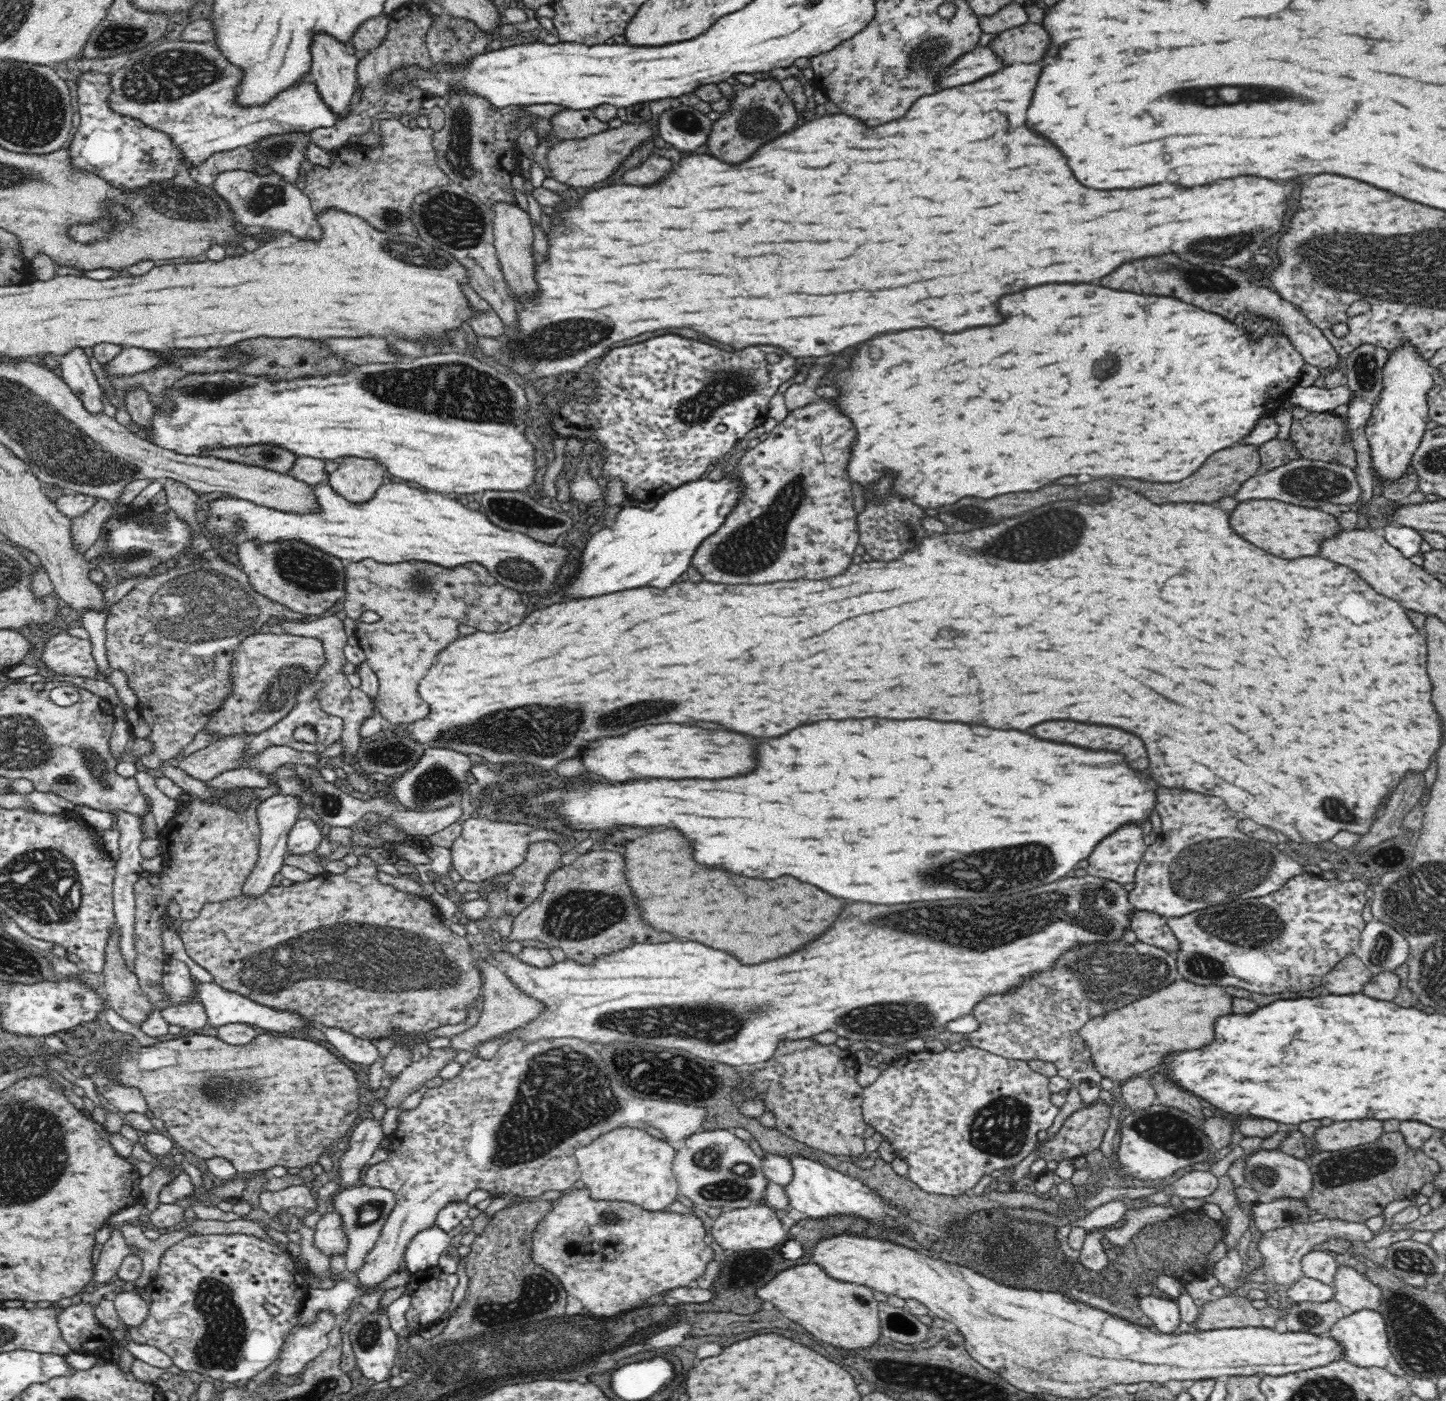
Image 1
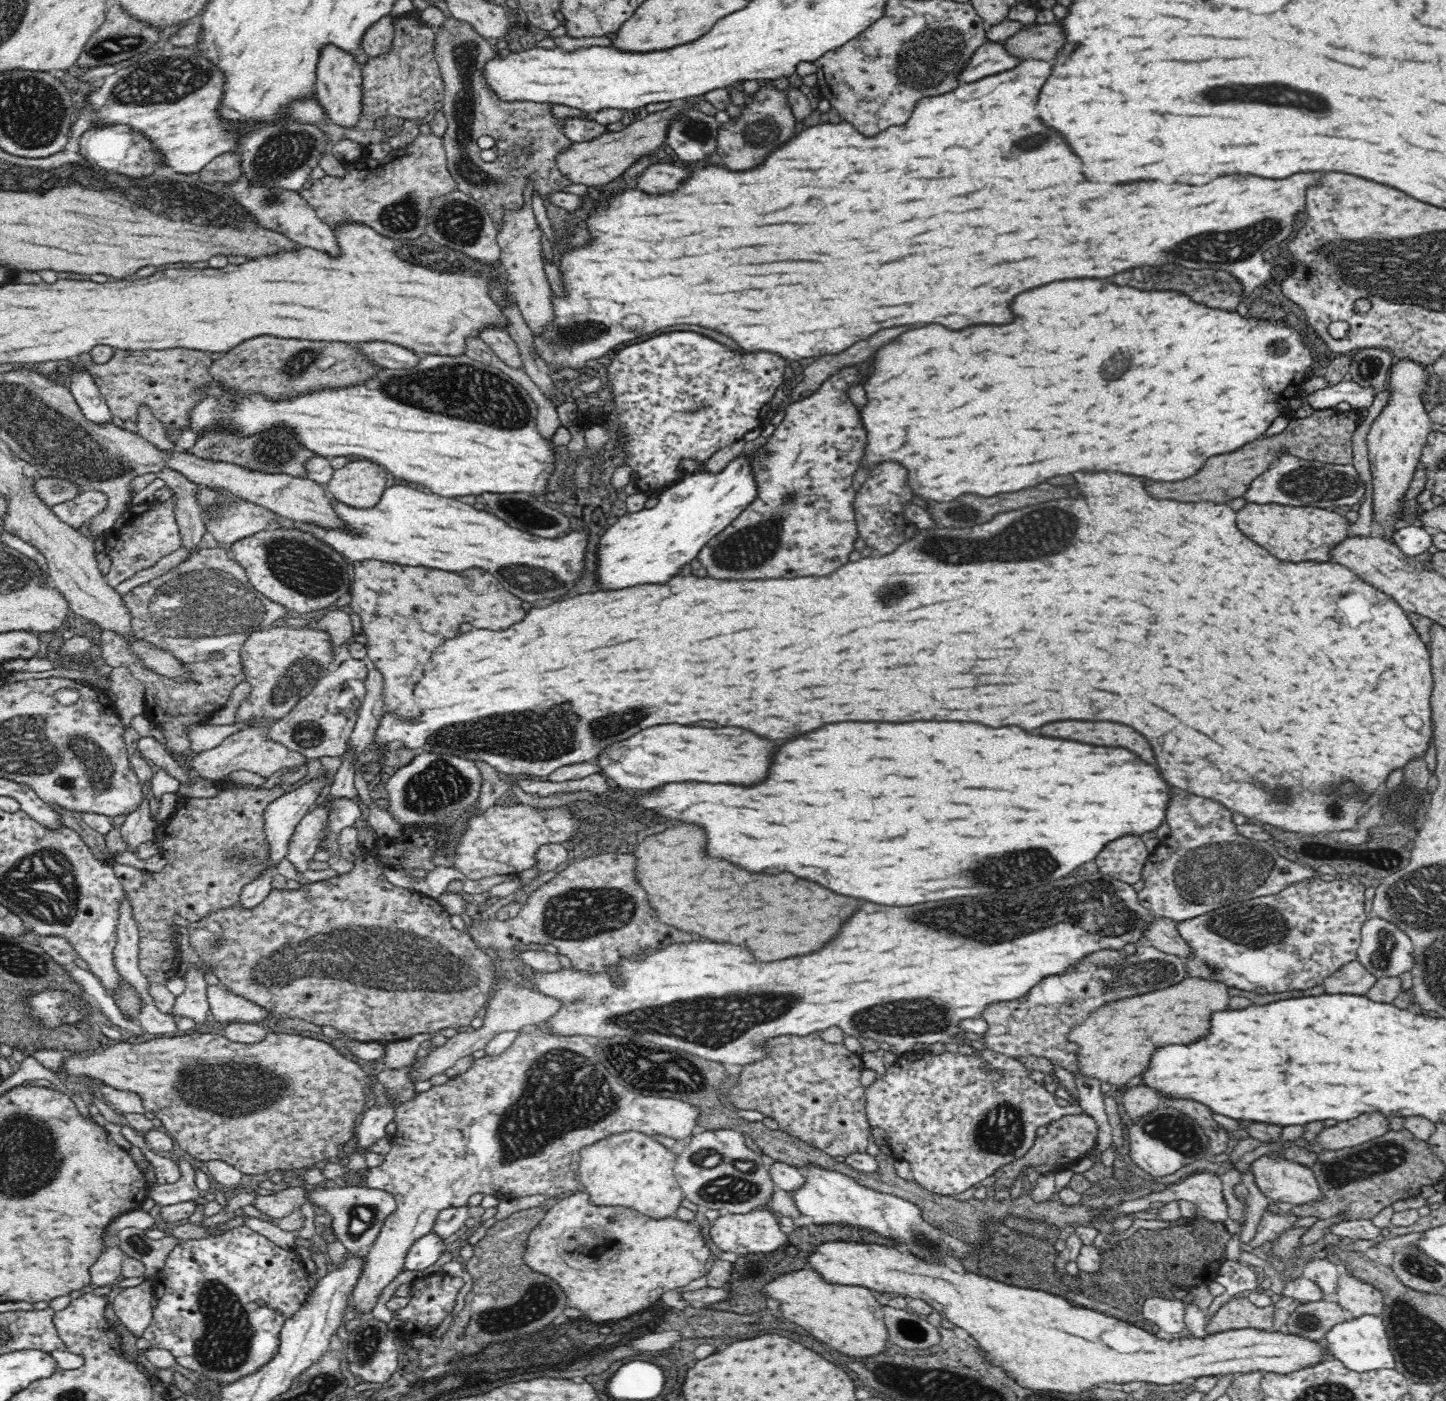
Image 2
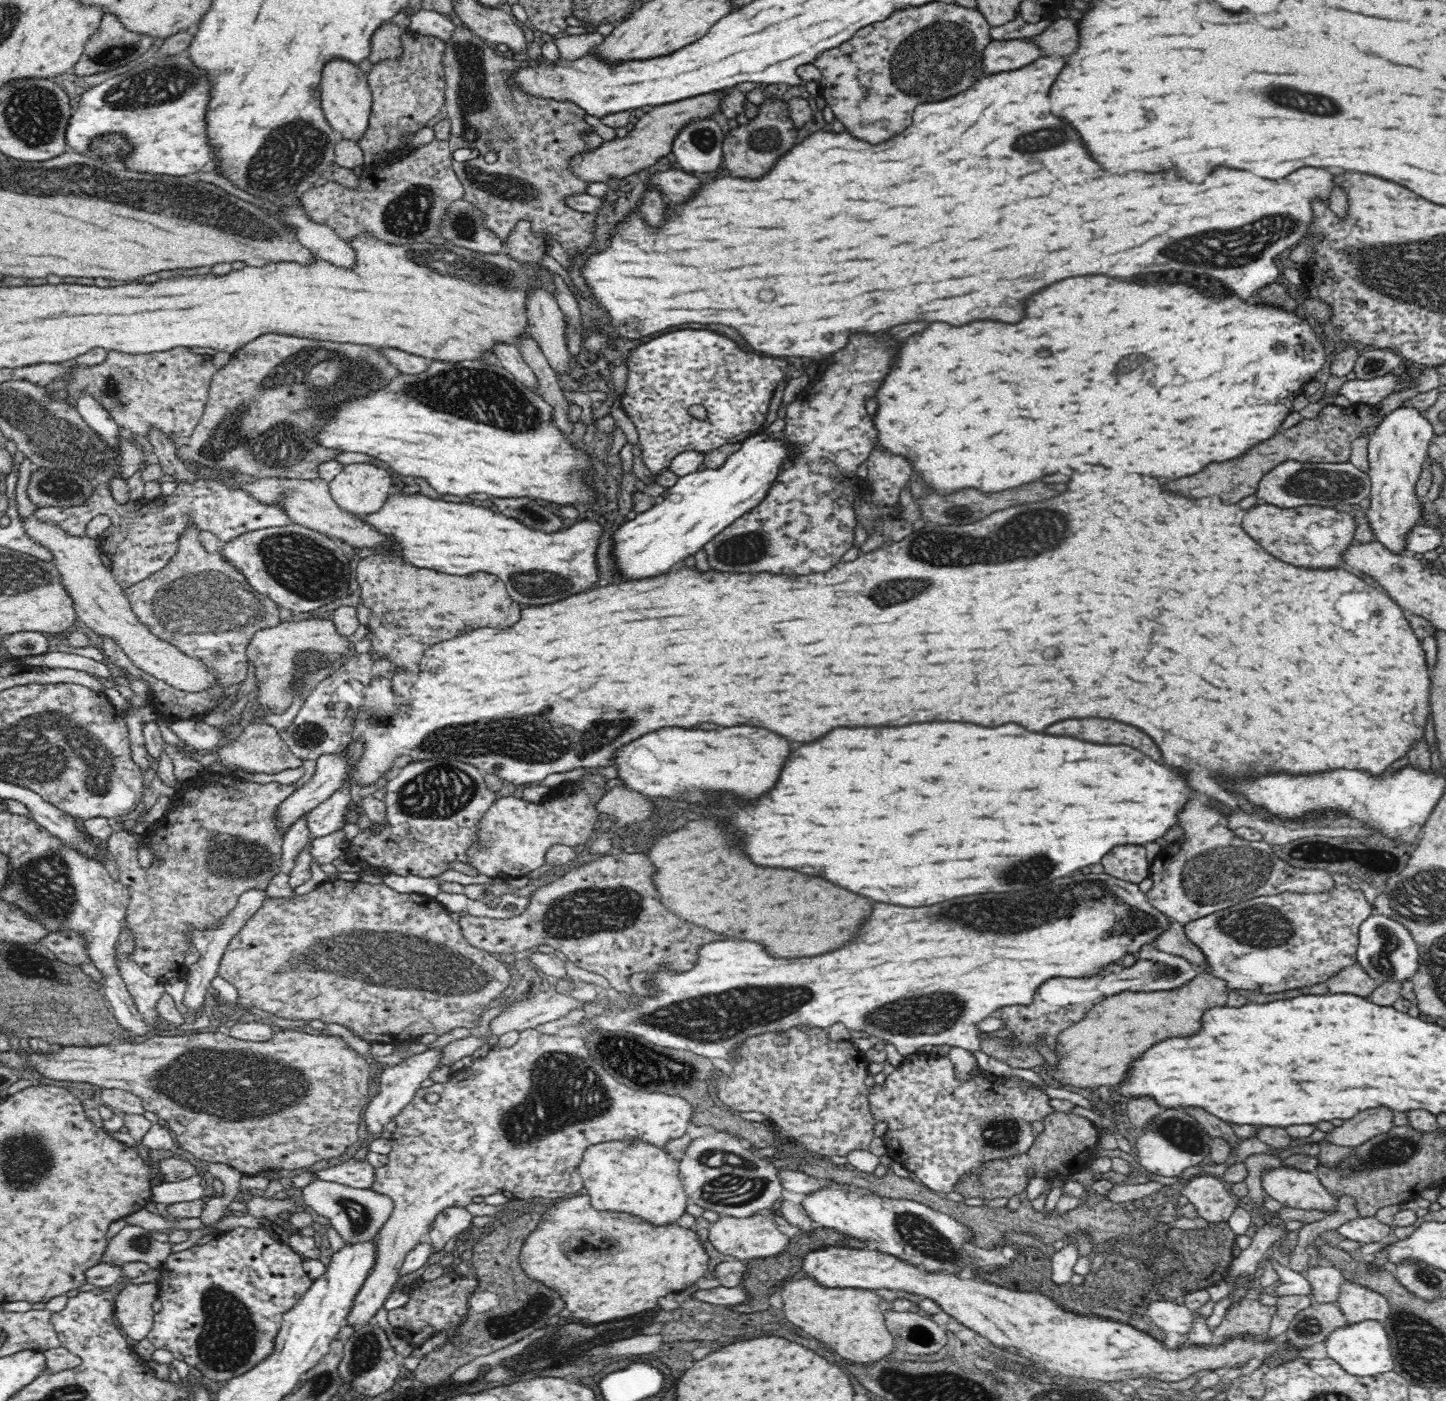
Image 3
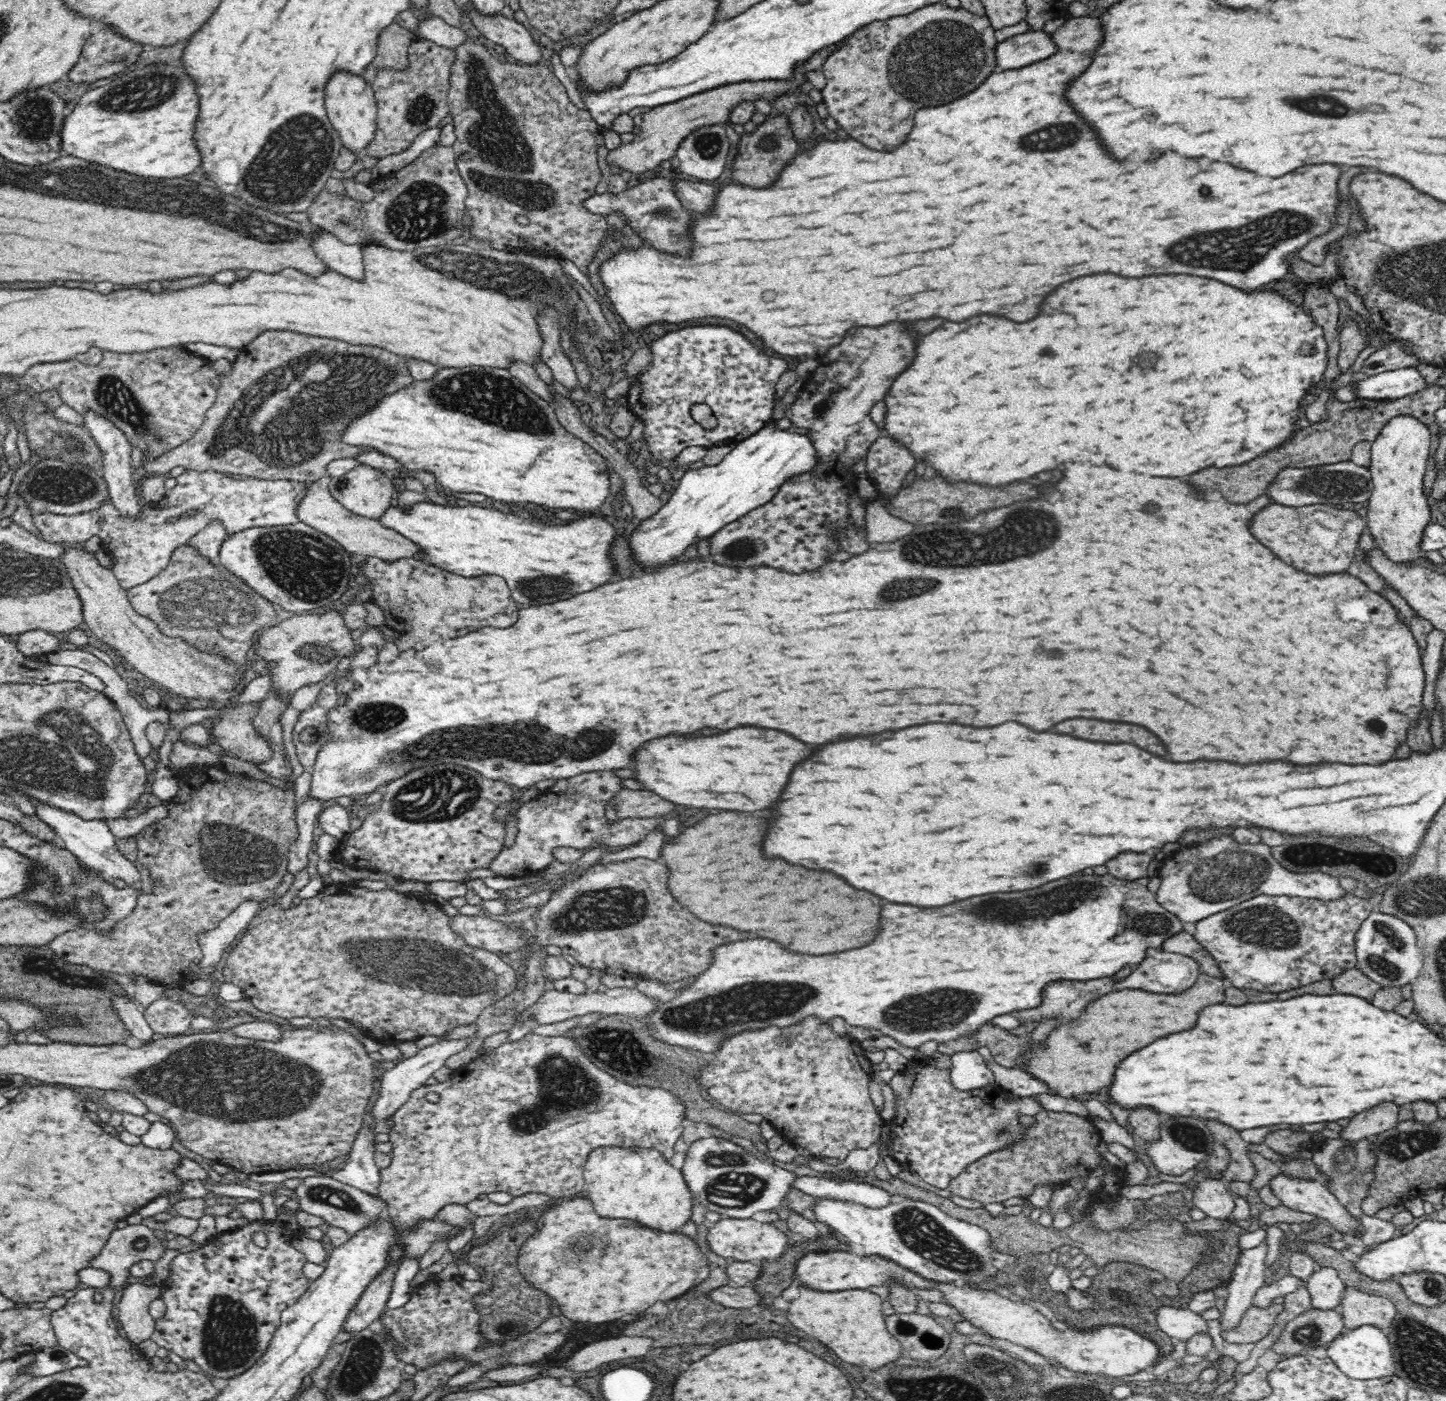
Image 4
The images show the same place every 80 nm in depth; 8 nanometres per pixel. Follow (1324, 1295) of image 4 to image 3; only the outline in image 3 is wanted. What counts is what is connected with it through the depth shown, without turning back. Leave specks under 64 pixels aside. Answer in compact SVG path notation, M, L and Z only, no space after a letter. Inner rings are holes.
M1321 1263L1308 1268L1305 1277L1310 1281L1312 1287L1313 1302L1322 1303L1336 1300L1344 1280L1343 1275L1329 1263Z

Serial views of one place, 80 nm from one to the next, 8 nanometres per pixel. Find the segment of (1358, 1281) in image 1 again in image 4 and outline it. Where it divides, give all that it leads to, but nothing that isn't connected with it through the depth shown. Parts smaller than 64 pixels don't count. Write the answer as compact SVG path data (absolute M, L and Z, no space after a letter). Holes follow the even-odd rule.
M1345 1286L1342 1300L1335 1309L1342 1315L1346 1329L1358 1328L1364 1324L1384 1329L1390 1326L1396 1316L1392 1301L1351 1286Z

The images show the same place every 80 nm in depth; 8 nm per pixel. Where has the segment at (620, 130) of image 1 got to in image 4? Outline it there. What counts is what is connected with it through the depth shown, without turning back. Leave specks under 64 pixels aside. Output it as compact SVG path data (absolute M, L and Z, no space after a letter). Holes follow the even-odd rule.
M835 44L831 47L823 48L806 60L805 63L798 65L795 68L792 80L759 80L727 84L689 96L685 99L680 99L678 102L651 108L649 112L643 113L640 132L634 135L631 141L620 143L617 147L608 150L606 156L607 165L610 168L617 168L619 172L626 170L626 172L634 175L642 174L647 170L656 168L660 162L670 160L676 154L678 144L694 128L728 122L730 108L734 108L738 102L742 102L742 100L753 102L754 100L758 100L758 98L764 98L764 100L768 101L771 98L780 96L780 94L784 94L784 92L796 92L797 87L807 81L804 77L804 72L808 72L808 70L820 70L822 64L824 64L824 60L826 60L826 56L830 56L838 46L839 44Z

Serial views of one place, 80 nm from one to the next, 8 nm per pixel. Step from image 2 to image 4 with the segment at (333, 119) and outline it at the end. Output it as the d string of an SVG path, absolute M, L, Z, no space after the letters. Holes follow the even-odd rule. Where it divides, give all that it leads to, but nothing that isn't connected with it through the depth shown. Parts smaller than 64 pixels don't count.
M342 74L332 76L326 84L326 110L332 127L338 131L343 145L352 152L362 152L374 138L376 130L376 96L374 88L360 74Z

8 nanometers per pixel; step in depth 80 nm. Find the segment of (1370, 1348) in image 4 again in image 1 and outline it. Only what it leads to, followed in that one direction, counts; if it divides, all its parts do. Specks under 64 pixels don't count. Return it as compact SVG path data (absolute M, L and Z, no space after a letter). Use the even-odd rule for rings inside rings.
M1362 1308L1348 1316L1337 1320L1329 1330L1328 1335L1335 1338L1340 1345L1346 1350L1347 1362L1358 1367L1377 1367L1394 1374L1399 1378L1408 1380L1408 1375L1393 1356L1389 1348L1389 1338L1387 1335L1387 1326L1384 1317L1379 1310L1373 1308Z

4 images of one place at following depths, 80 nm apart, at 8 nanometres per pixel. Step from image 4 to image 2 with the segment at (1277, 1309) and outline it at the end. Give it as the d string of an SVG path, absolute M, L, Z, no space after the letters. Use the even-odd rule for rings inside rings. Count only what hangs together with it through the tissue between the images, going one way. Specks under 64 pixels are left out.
M1246 1295L1235 1296L1224 1302L1214 1314L1206 1318L1204 1331L1207 1334L1238 1328L1257 1328L1258 1330L1274 1331L1274 1307L1258 1307L1248 1301Z

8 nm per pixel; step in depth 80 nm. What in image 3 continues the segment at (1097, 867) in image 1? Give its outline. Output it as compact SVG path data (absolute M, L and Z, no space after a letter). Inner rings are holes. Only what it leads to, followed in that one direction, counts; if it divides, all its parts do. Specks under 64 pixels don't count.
M1134 844L1114 846L1112 852L1106 858L1102 858L1102 866L1106 874L1131 884L1138 885L1149 876L1144 846Z

